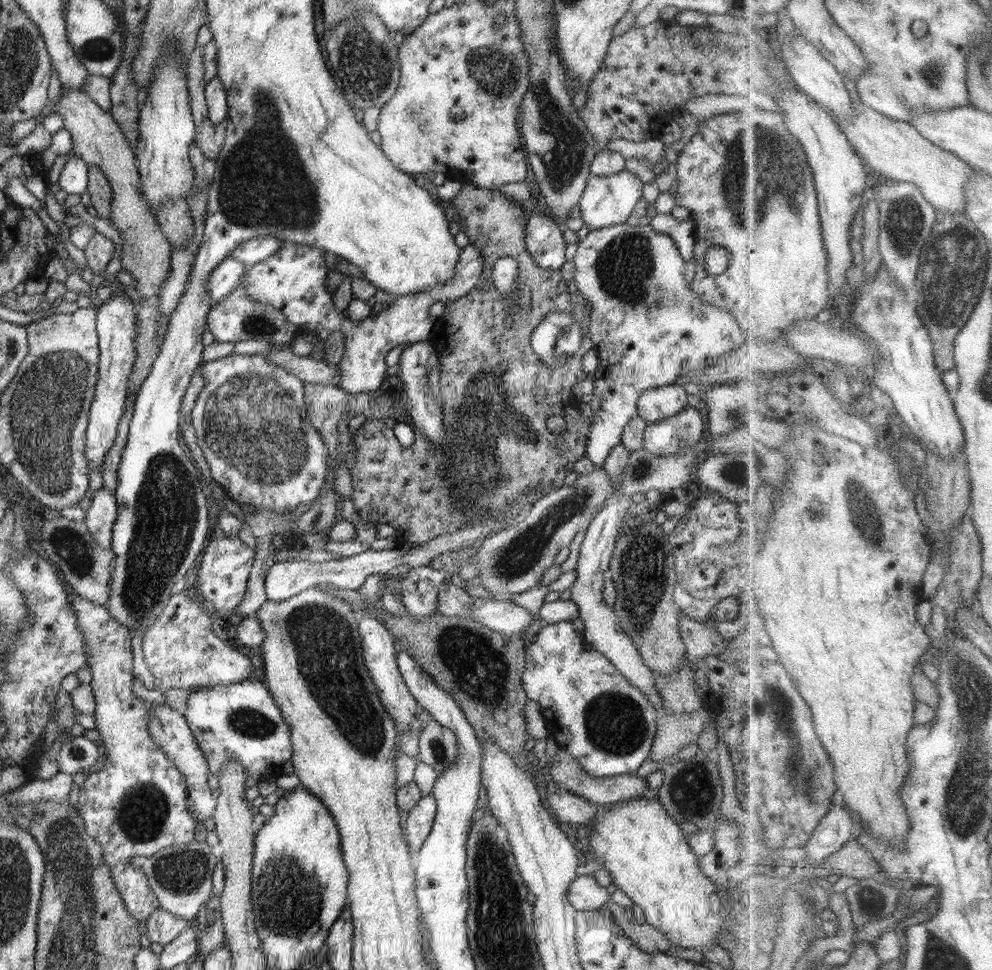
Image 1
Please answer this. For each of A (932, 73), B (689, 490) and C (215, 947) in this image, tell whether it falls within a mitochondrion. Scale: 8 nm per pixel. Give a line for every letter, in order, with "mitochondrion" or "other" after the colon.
A: mitochondrion
B: other
C: other

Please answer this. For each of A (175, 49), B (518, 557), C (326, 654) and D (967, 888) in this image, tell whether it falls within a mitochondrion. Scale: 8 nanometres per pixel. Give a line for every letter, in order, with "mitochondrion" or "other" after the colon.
A: other
B: mitochondrion
C: mitochondrion
D: other

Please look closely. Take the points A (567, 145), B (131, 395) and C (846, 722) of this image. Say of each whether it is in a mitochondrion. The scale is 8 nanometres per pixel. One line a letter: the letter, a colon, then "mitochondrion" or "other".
A: mitochondrion
B: other
C: other

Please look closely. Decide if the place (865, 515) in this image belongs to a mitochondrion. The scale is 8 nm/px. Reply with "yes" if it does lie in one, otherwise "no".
yes

